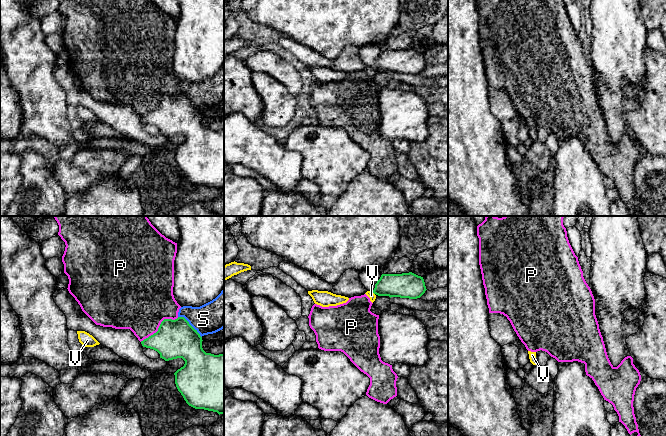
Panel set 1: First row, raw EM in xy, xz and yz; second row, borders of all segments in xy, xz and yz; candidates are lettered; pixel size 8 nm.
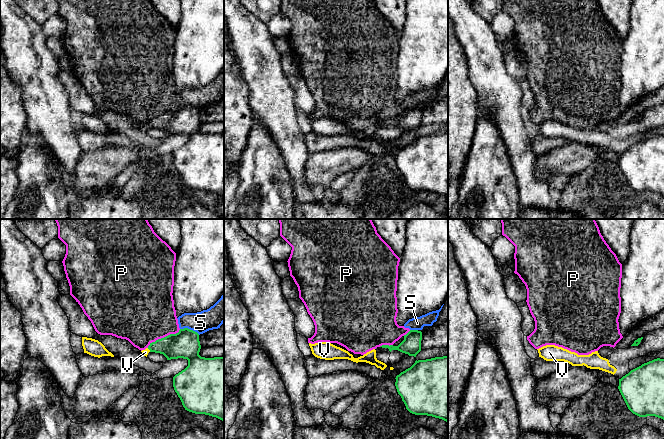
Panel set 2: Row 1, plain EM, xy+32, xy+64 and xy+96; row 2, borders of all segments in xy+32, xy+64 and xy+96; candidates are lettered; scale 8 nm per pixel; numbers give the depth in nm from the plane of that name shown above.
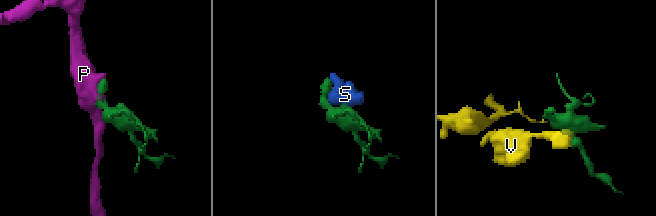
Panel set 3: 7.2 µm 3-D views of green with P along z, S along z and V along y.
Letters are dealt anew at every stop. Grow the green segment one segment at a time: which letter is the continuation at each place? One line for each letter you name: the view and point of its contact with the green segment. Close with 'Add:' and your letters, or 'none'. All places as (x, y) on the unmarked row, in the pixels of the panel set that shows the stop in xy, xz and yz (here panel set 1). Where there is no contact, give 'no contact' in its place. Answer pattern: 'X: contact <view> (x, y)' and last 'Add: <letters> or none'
Add: none

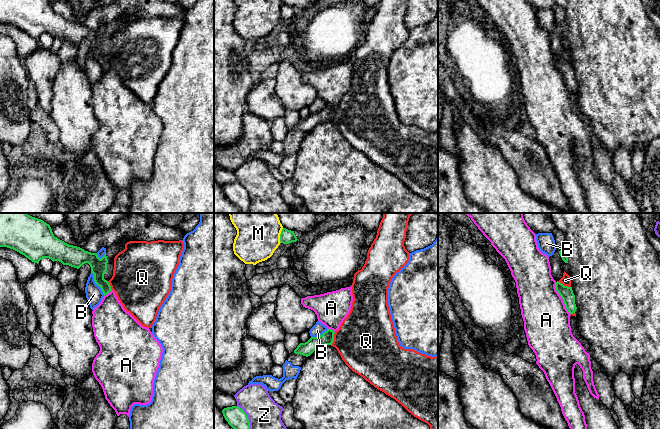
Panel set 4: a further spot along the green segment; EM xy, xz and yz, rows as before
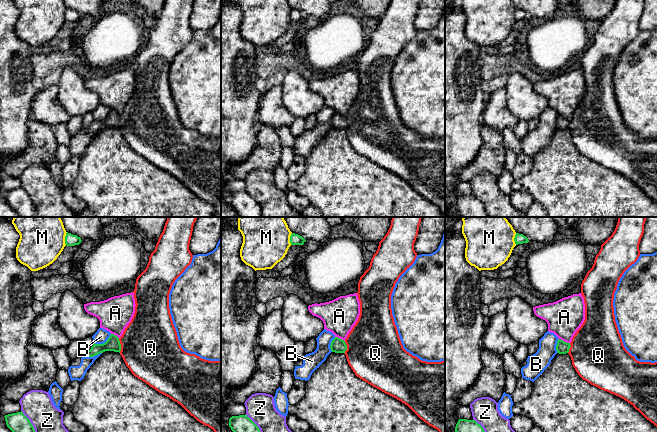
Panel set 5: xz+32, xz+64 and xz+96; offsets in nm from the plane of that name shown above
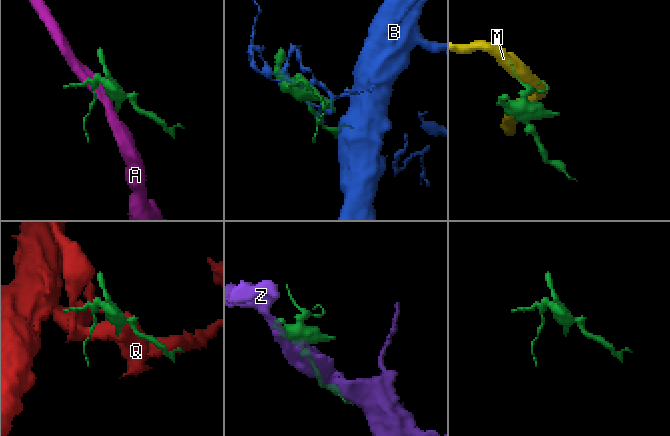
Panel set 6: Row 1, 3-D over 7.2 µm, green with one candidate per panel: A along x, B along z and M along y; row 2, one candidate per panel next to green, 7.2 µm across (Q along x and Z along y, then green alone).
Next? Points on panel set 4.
Q: contact xz (333, 115)
Add: Q

